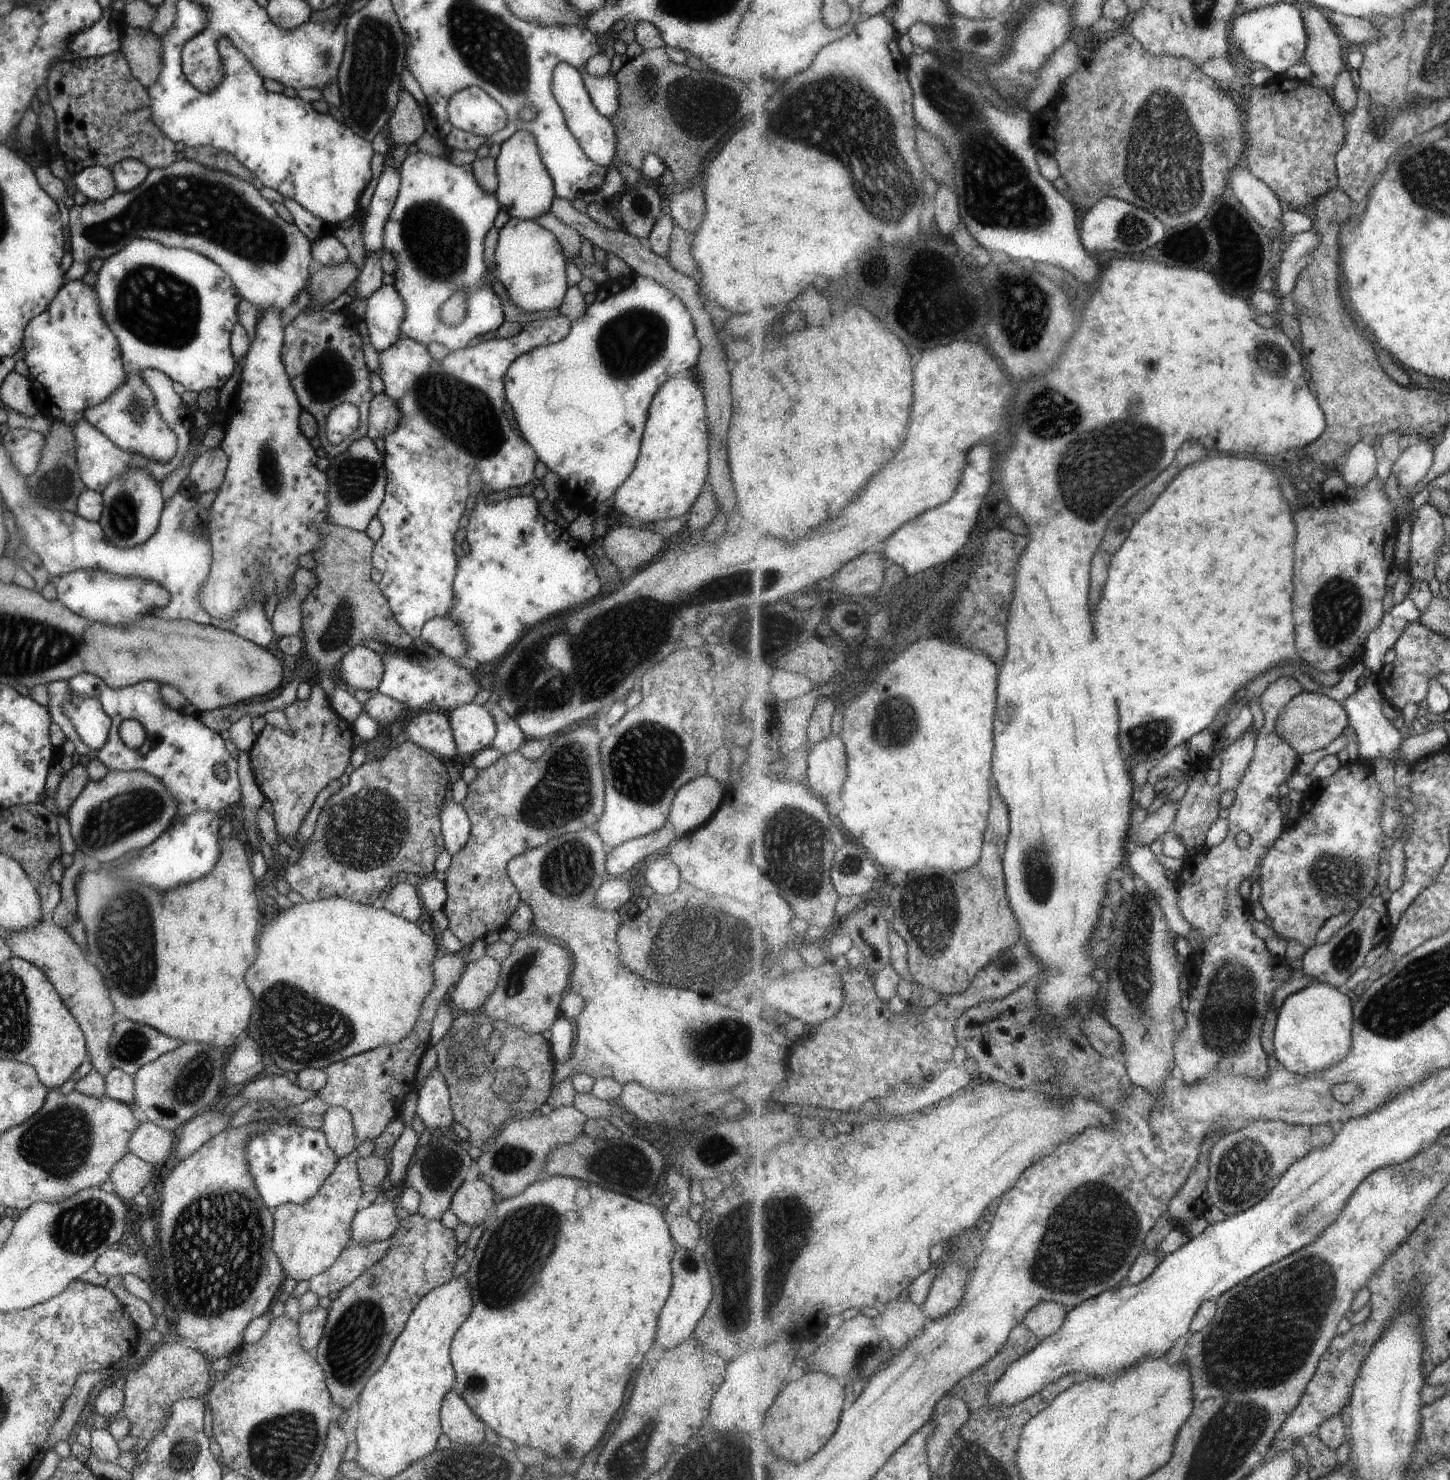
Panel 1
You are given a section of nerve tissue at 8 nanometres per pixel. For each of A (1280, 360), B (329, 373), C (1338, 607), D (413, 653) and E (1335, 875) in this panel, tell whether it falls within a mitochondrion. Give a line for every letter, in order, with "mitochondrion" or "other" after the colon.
A: mitochondrion
B: mitochondrion
C: mitochondrion
D: other
E: mitochondrion

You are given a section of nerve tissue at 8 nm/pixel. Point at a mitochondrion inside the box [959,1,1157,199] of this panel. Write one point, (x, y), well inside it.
(979, 41)

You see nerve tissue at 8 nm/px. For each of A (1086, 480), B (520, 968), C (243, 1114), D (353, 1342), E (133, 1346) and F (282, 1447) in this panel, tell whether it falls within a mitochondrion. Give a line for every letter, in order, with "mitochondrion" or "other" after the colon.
A: mitochondrion
B: mitochondrion
C: other
D: mitochondrion
E: other
F: mitochondrion

